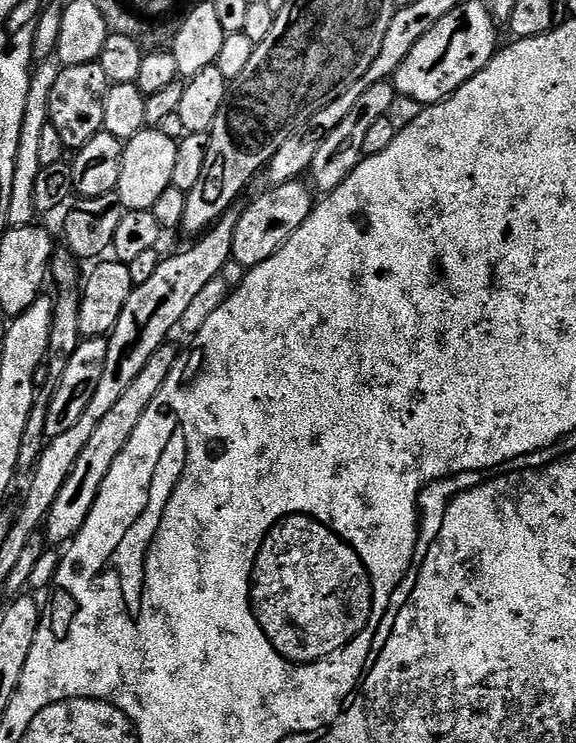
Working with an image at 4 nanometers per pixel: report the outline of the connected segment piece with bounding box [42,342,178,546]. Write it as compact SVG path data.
M165 342L158 350L154 350L154 354L150 354L150 362L142 366L142 374L130 382L128 389L118 397L116 405L103 416L102 422L98 422L90 442L86 442L82 454L78 454L74 470L70 470L66 482L62 482L62 490L58 490L58 498L54 498L54 506L48 512L42 532L49 545L67 545L78 535L98 498L98 490L102 490L102 482L106 482L106 474L110 474L110 466L114 466L114 458L126 450L126 442L130 442L130 434L134 434L142 414L146 414L146 406L158 398L158 390L162 390L166 378L170 378L170 370L174 370L177 355L178 348L172 342Z

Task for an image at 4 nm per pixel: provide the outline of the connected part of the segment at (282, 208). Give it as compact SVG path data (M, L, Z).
M291 180L267 189L261 196L256 196L248 205L243 205L238 218L238 230L234 230L232 260L246 269L266 262L282 245L306 222L314 207L314 192L307 183Z

